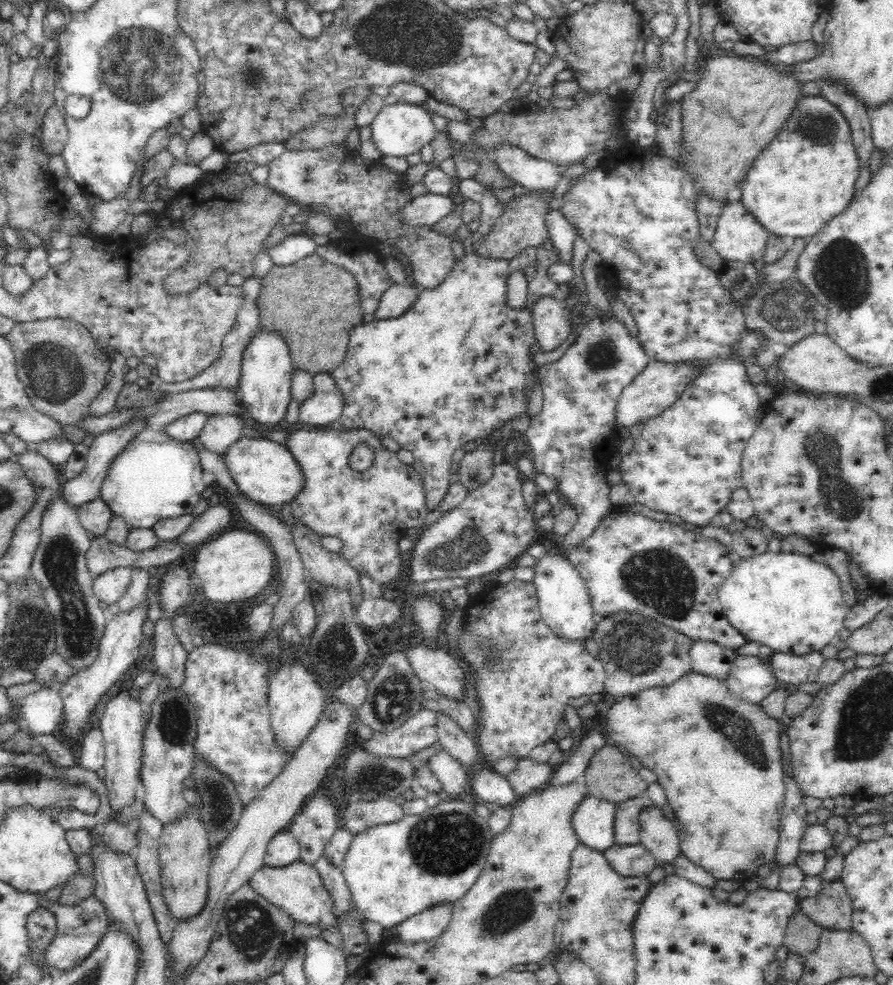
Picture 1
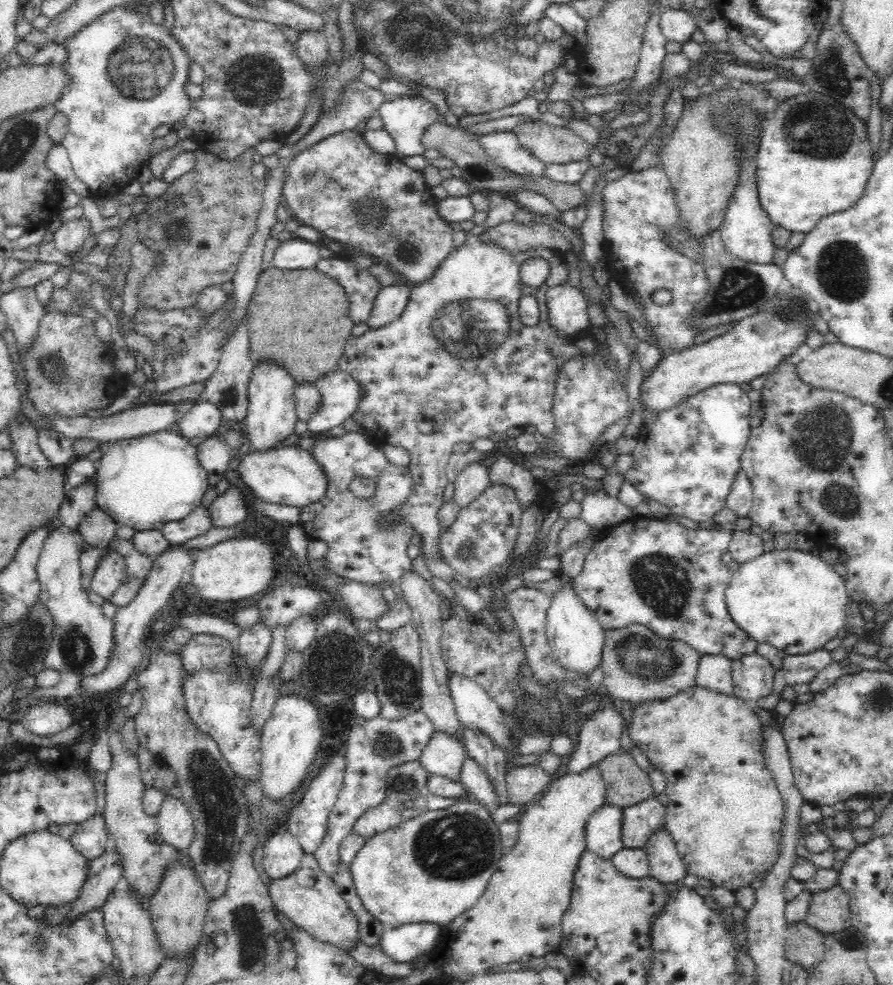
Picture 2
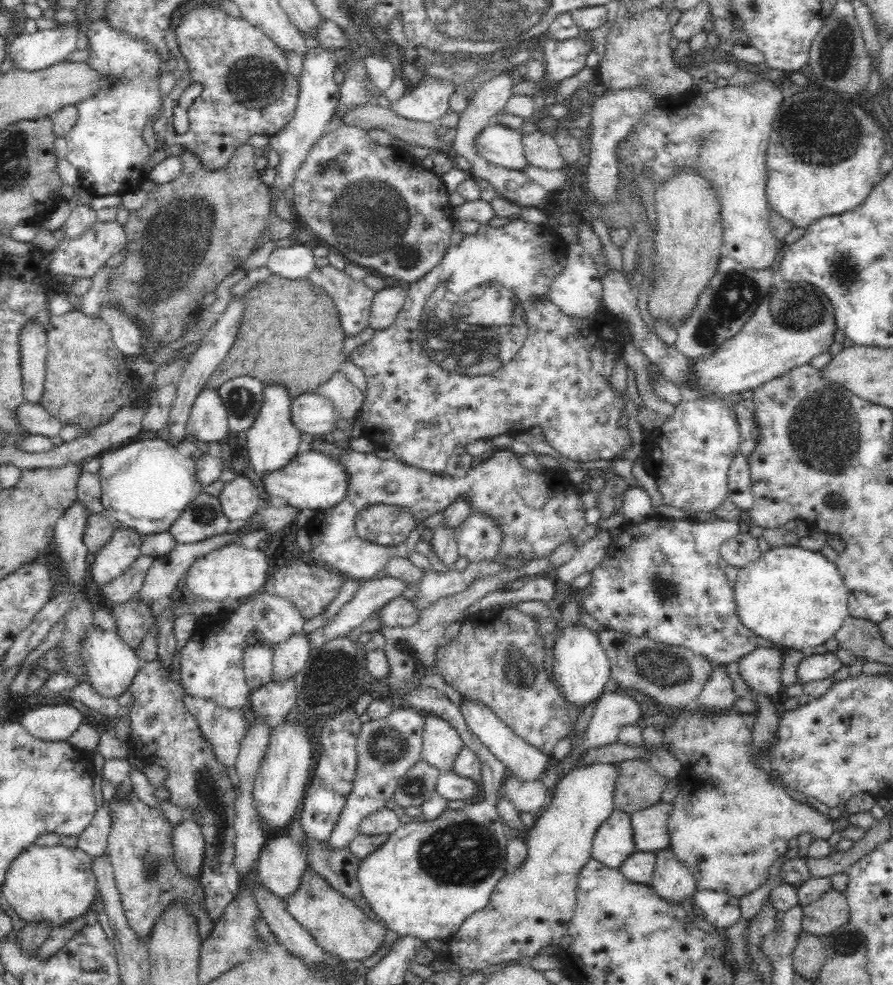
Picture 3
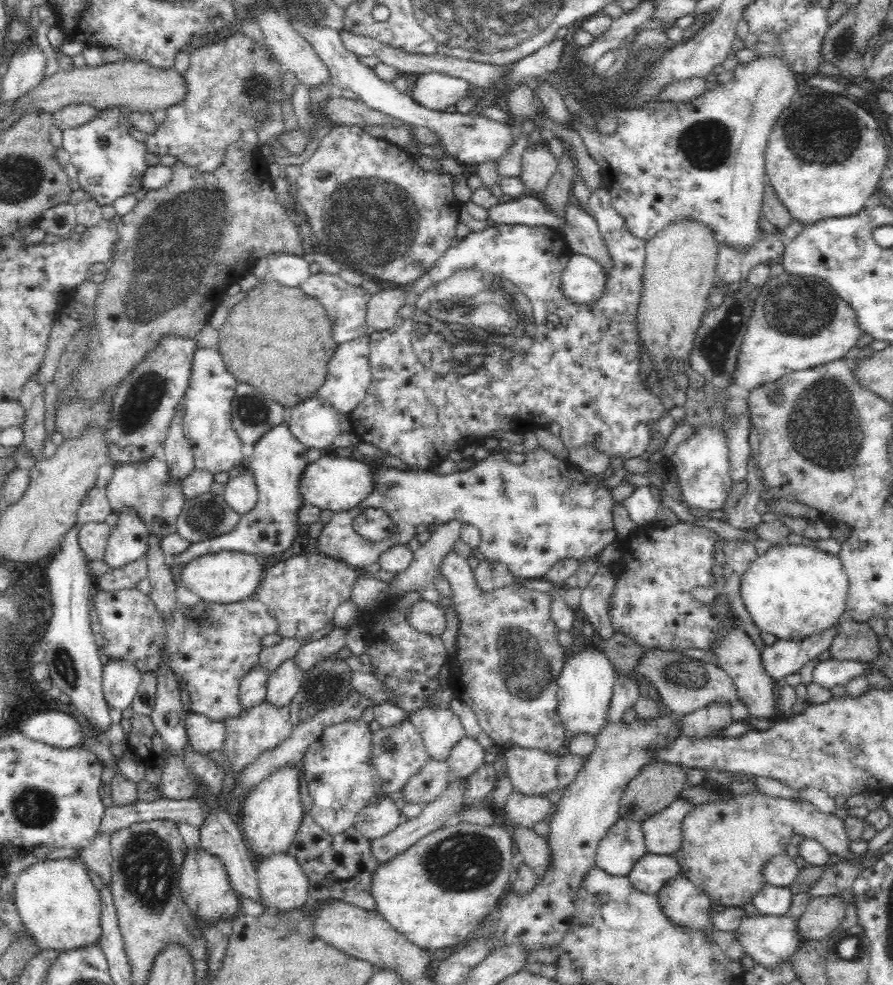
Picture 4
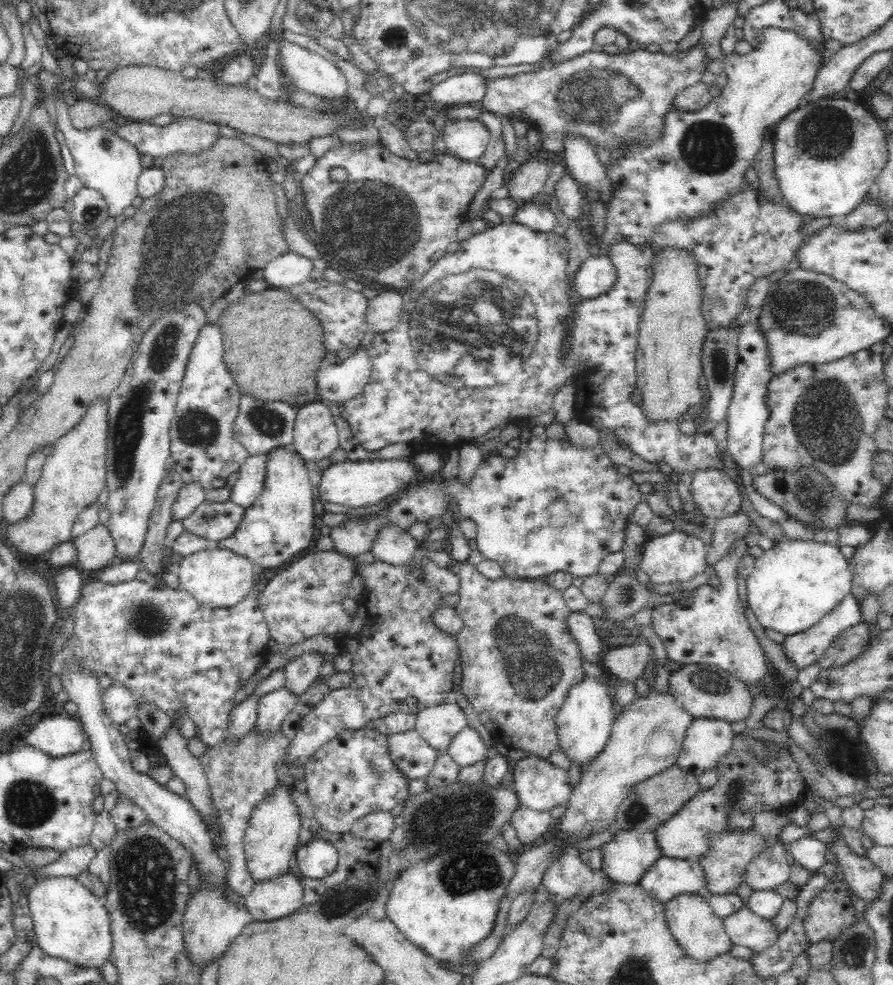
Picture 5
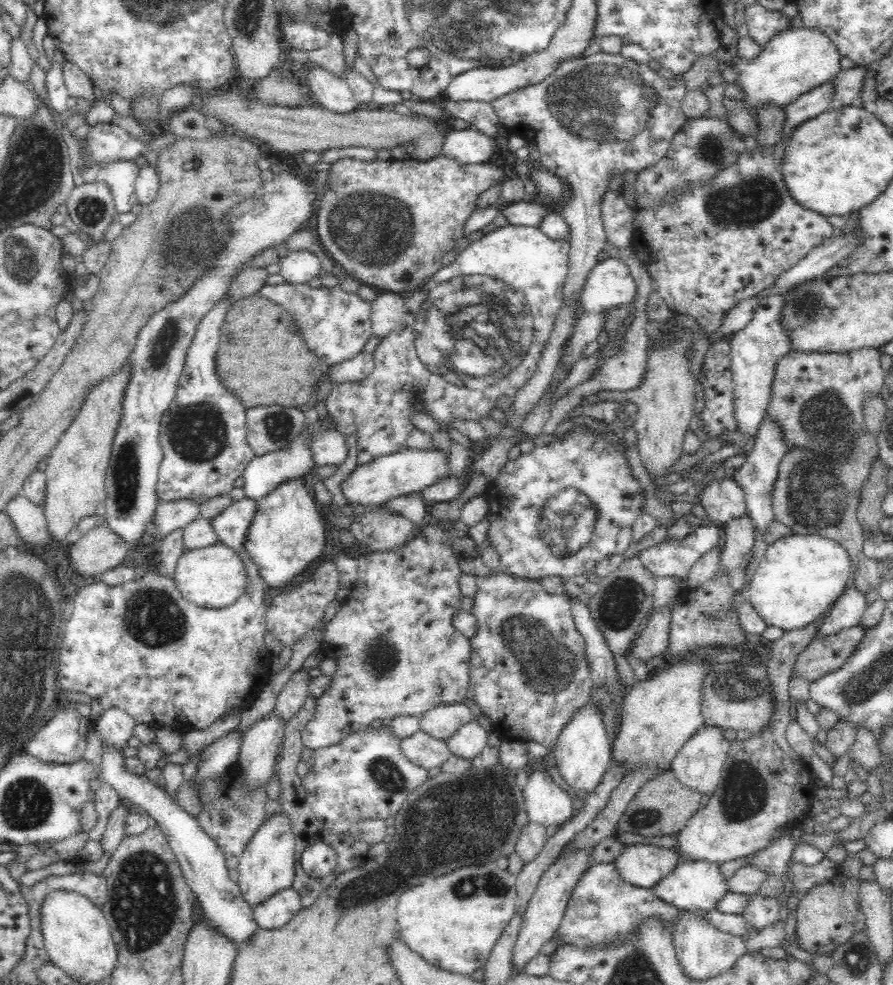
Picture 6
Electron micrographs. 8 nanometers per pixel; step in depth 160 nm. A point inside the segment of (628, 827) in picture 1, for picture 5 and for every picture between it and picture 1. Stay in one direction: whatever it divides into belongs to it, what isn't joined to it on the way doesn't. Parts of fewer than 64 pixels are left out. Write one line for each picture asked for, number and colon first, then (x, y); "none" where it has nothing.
2: (641, 819)
3: (649, 826)
4: (662, 835)
5: (743, 787)

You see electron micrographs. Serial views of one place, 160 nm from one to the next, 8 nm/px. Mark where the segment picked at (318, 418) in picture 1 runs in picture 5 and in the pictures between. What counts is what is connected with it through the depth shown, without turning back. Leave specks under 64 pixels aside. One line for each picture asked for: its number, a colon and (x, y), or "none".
2: (339, 393)
3: (345, 396)
4: (348, 374)
5: (338, 381)

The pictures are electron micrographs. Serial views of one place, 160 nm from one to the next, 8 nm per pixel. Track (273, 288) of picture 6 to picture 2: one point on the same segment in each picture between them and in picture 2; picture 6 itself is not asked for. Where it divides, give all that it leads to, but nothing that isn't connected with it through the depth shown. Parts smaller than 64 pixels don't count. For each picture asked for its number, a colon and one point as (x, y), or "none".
2: (361, 285)
3: (354, 298)
4: (346, 304)
5: (341, 311)

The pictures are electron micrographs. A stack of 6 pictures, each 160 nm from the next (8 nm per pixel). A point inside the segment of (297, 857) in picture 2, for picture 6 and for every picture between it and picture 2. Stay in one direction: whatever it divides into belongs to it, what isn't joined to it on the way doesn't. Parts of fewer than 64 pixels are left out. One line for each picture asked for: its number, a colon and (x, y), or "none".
3: (281, 862)
4: (283, 885)
5: (277, 897)
6: (274, 912)

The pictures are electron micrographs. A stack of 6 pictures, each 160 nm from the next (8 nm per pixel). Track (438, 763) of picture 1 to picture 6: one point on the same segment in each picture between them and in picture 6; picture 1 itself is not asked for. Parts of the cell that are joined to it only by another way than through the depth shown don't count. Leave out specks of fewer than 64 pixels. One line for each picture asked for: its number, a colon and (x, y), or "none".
2: (444, 755)
3: (441, 743)
4: (440, 729)
5: (438, 724)
6: (441, 722)

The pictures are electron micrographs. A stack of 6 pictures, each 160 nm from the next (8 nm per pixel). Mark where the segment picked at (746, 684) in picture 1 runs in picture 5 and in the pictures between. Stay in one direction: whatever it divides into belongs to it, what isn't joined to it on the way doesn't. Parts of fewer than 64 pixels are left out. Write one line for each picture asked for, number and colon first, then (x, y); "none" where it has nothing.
2: (752, 675)
3: (760, 669)
4: (784, 657)
5: (802, 649)

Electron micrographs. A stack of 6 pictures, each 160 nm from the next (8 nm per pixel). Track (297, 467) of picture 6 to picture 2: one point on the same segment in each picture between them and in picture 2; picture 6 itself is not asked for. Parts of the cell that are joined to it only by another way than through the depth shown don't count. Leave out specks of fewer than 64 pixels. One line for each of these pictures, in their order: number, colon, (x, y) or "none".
2: (229, 509)
3: (239, 499)
4: (241, 495)
5: (246, 489)

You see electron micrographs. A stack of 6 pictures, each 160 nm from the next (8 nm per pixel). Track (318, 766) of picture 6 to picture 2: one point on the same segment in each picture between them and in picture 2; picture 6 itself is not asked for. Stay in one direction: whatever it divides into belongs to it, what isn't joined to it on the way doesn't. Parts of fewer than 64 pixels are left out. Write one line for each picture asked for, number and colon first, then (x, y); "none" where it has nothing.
2: (308, 821)
3: (331, 784)
4: (340, 781)
5: (352, 775)

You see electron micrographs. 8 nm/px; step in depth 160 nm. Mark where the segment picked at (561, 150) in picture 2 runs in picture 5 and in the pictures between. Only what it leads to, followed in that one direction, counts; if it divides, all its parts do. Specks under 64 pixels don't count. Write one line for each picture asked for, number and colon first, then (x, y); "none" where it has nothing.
3: (540, 148)
4: (539, 164)
5: (528, 180)

